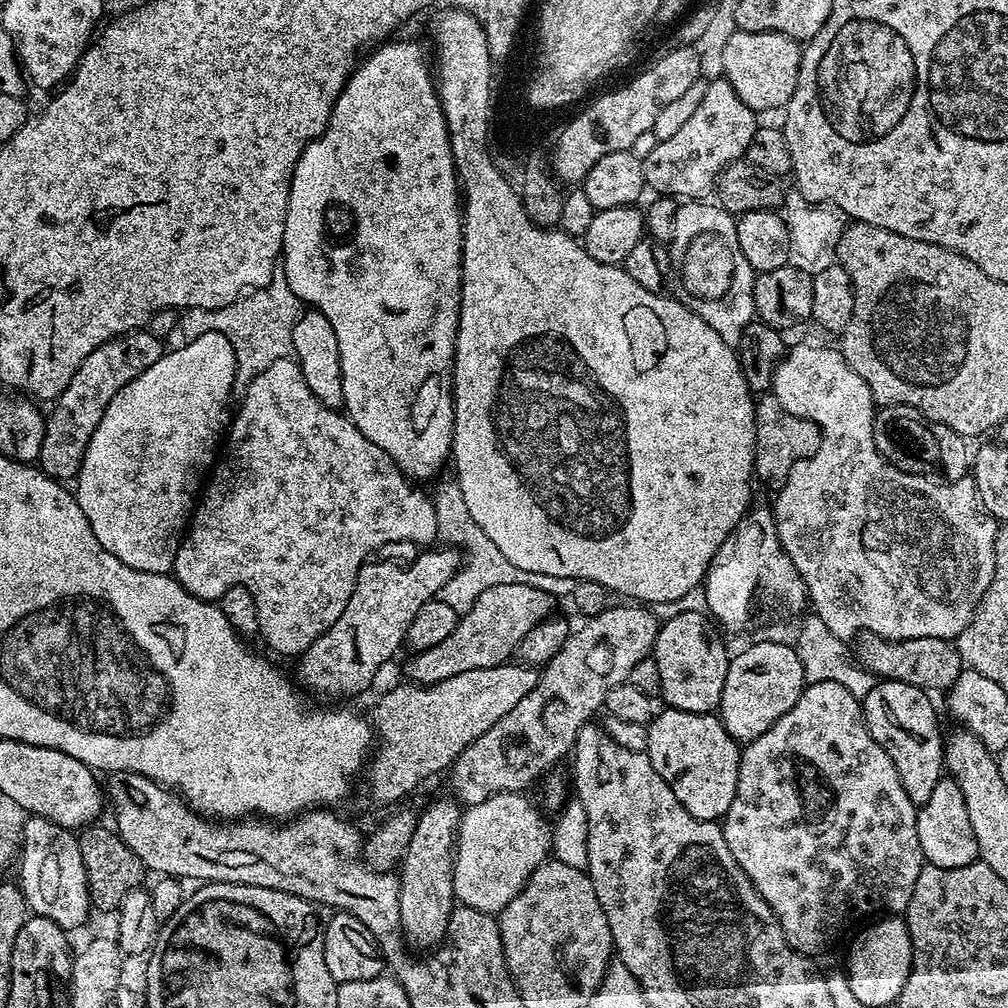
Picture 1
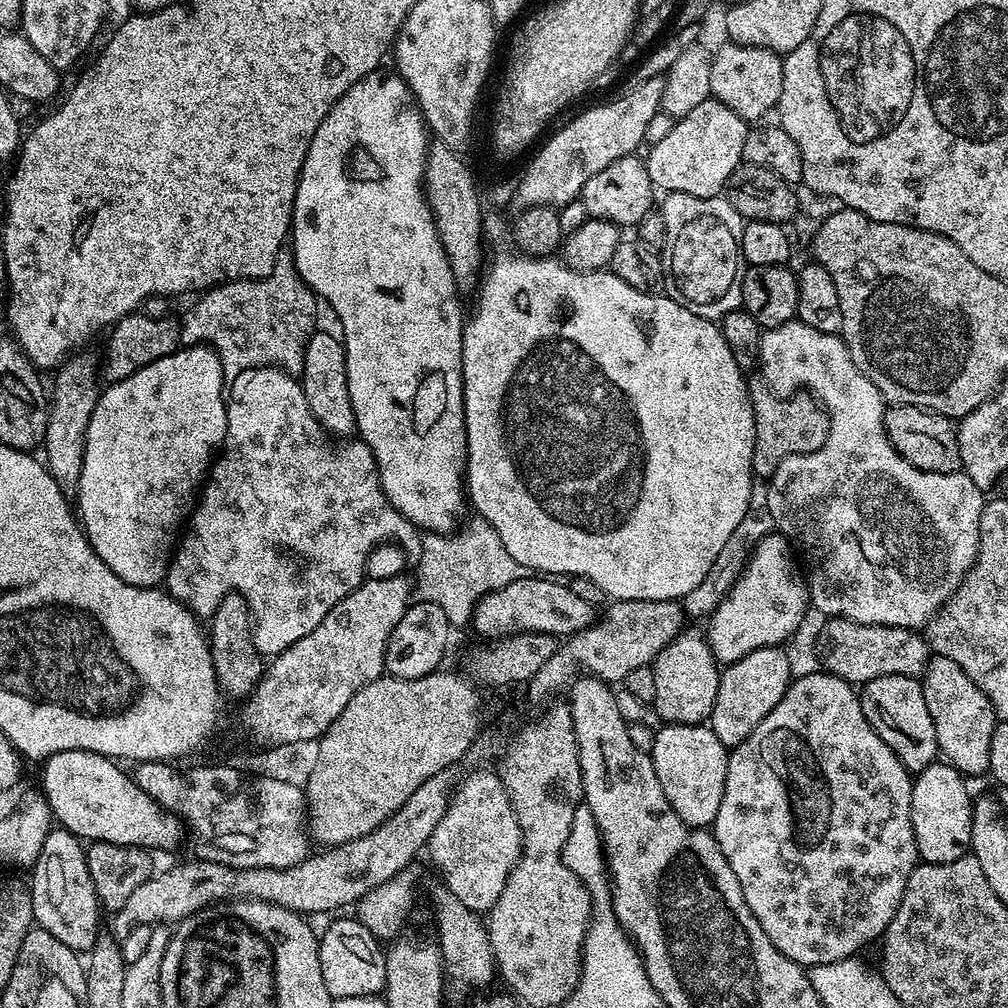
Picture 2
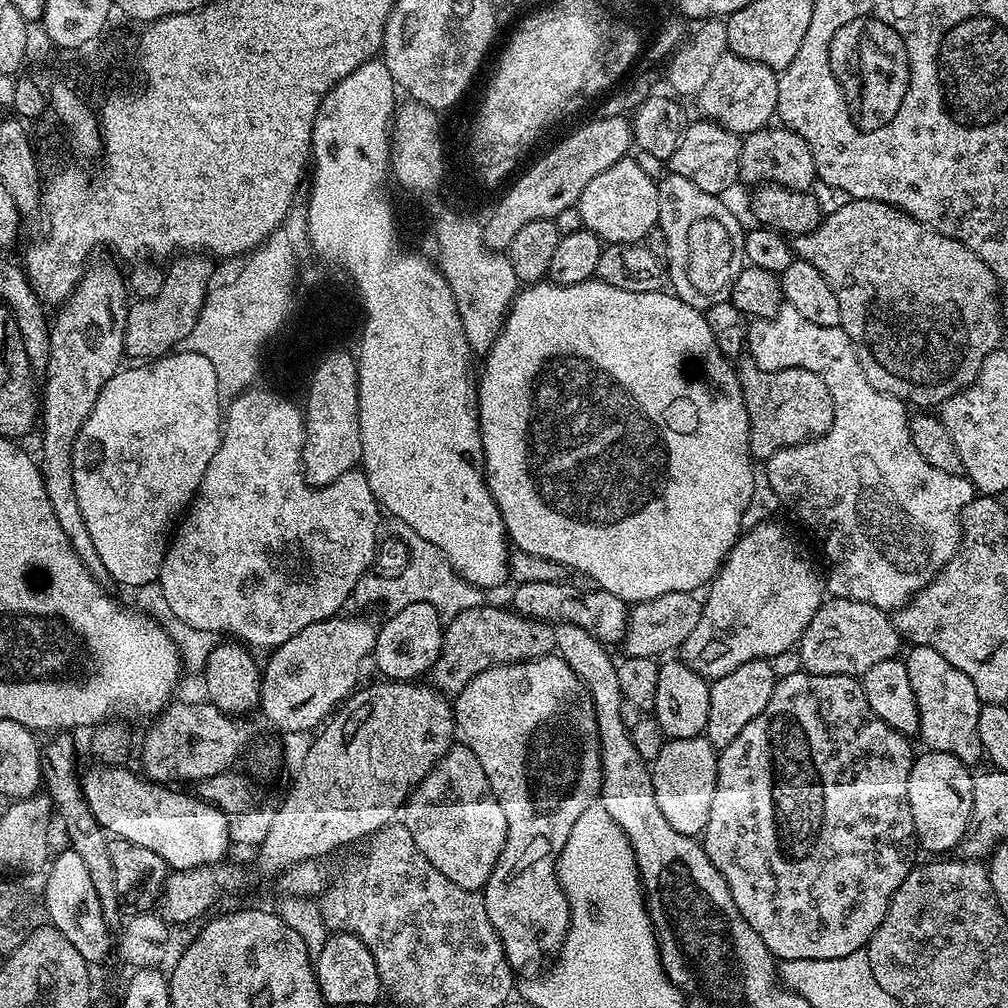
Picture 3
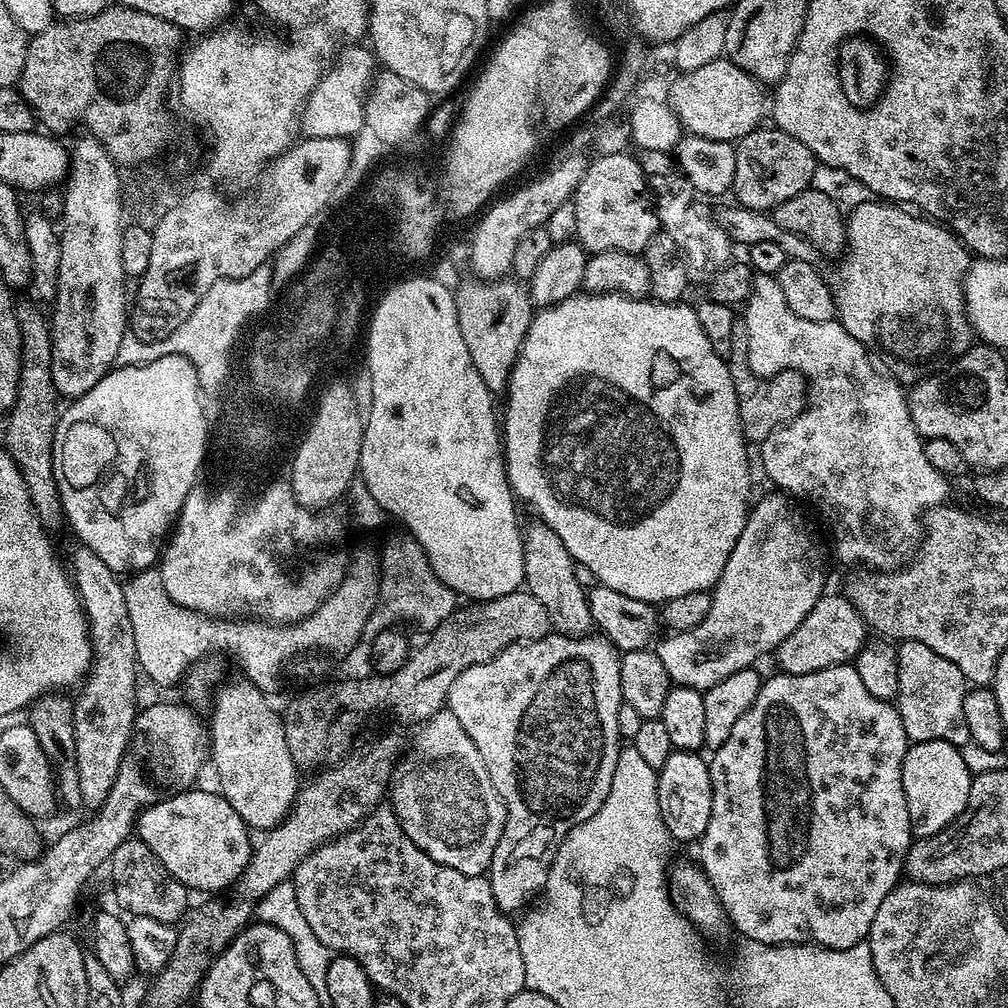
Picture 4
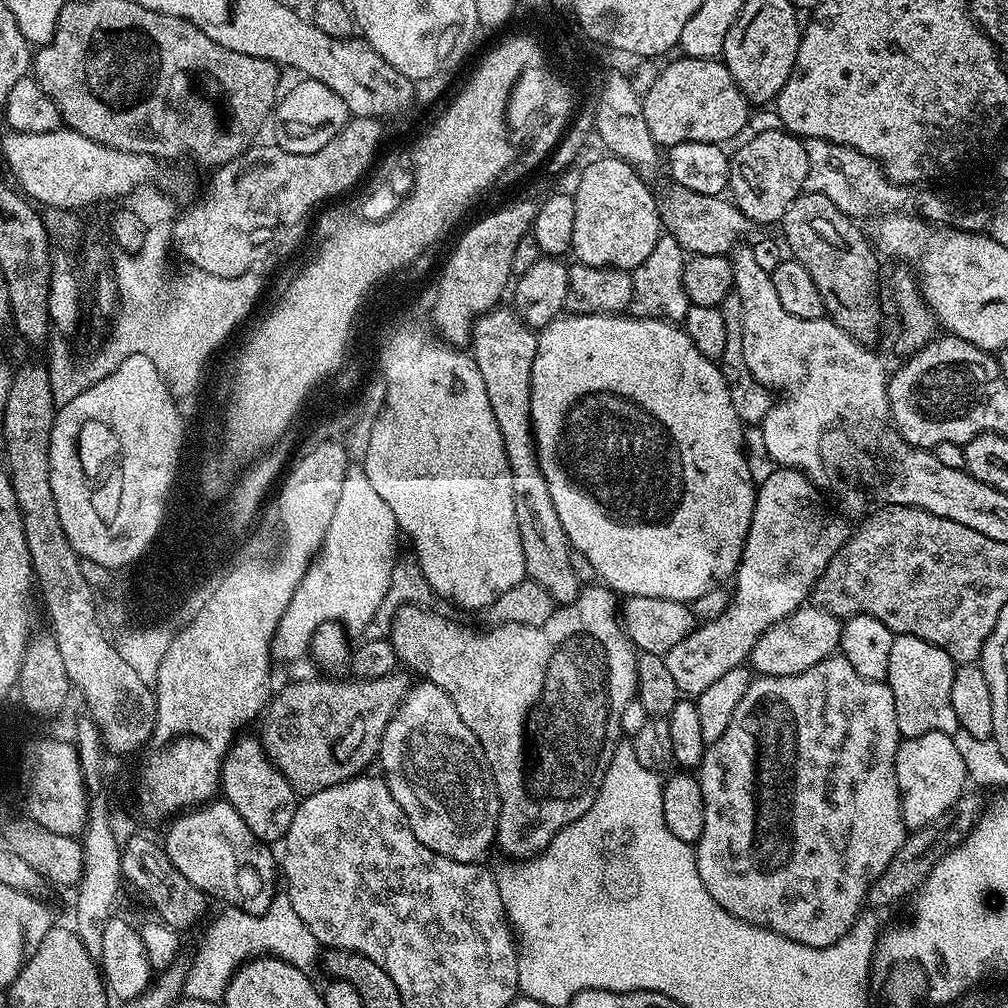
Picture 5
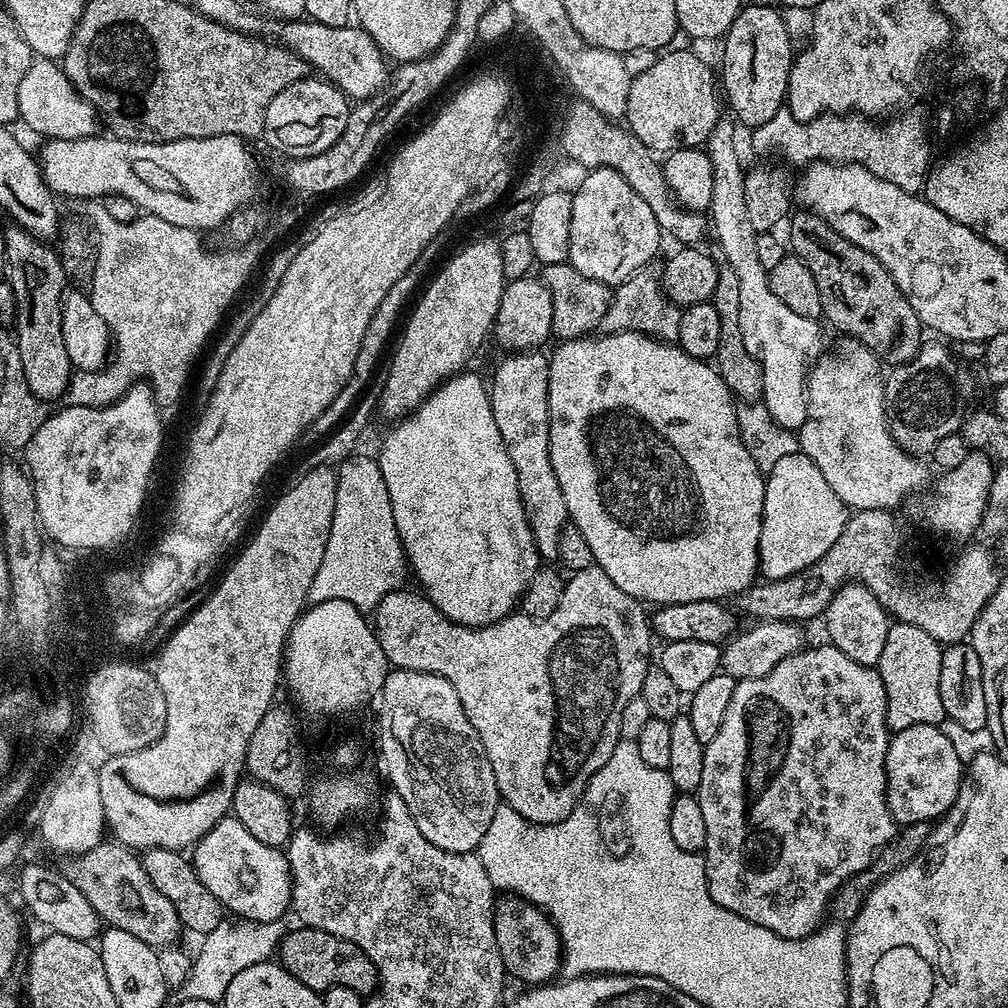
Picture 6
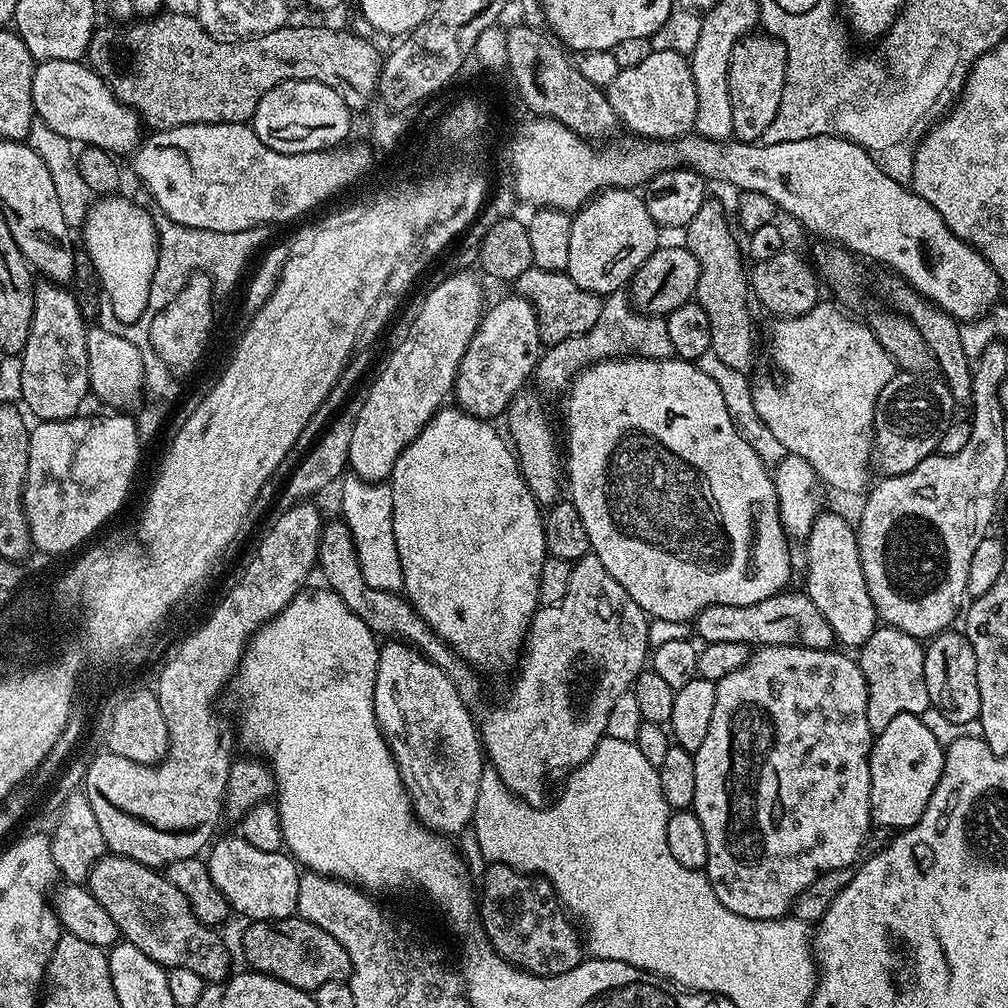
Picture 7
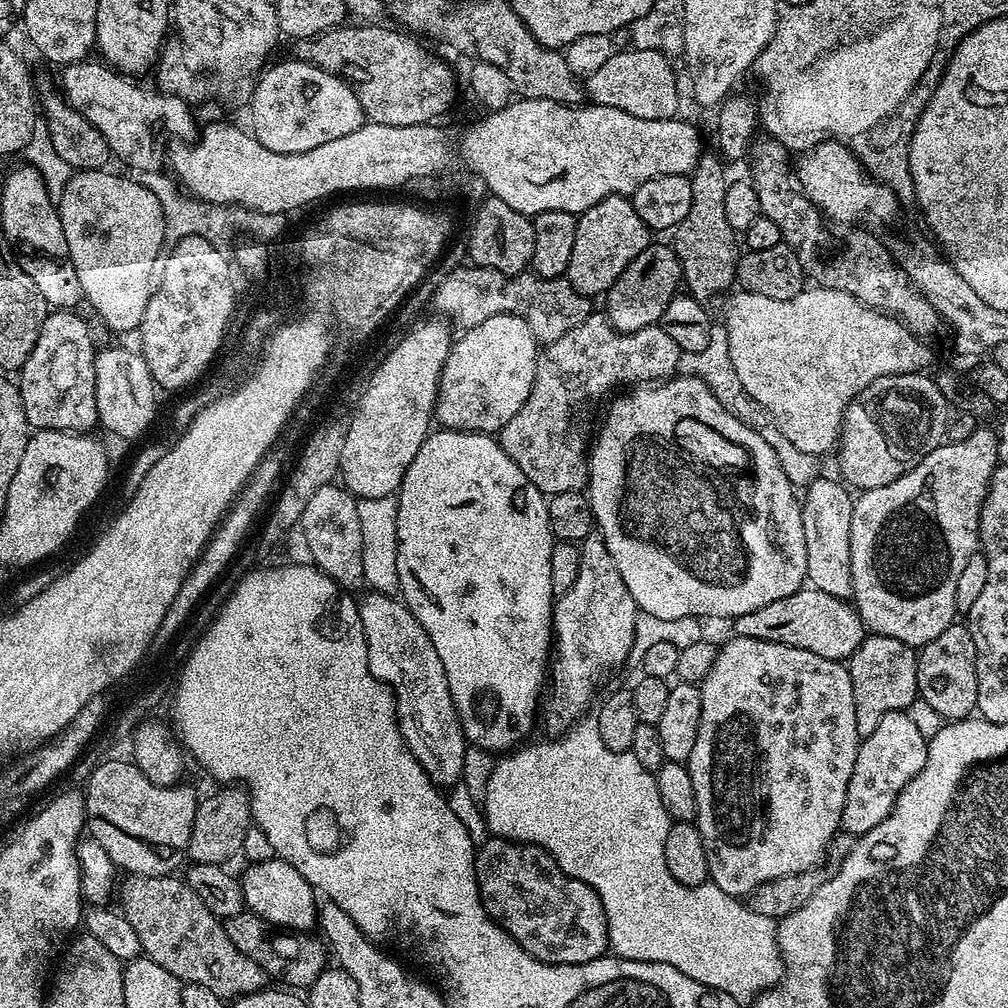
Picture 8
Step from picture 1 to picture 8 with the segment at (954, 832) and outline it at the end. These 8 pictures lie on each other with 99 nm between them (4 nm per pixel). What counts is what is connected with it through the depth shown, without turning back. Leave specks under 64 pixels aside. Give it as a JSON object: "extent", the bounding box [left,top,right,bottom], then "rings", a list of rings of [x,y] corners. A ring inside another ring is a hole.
{"extent":[840,711,928,838],"rings":[[[907,711],[886,714],[882,722],[874,726],[874,734],[863,737],[858,746],[858,754],[854,758],[854,774],[848,783],[840,828],[848,831],[852,838],[862,837],[870,830],[874,830],[878,822],[882,822],[892,813],[892,808],[896,805],[896,799],[900,796],[901,790],[920,773],[927,761],[928,740],[924,739],[921,731],[911,722]]]}

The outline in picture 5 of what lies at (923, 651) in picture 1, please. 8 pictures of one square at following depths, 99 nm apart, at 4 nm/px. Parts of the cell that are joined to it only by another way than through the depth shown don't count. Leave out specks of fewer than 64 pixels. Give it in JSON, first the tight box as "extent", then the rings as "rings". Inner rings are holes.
{"extent":[750,606,841,676],"rings":[[[801,606],[770,626],[770,630],[763,632],[758,642],[754,642],[750,657],[751,671],[760,676],[802,674],[802,670],[818,666],[818,662],[839,649],[841,627],[841,617],[815,606]]]}

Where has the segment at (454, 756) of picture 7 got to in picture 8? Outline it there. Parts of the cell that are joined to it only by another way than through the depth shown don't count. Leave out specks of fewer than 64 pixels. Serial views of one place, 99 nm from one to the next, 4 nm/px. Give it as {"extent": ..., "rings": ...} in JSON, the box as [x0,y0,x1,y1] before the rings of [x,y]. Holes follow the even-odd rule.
{"extent":[358,591,470,785],"rings":[[[373,591],[367,595],[359,597],[358,607],[370,674],[375,680],[387,684],[396,697],[396,720],[408,752],[414,754],[433,784],[455,785],[464,772],[464,755],[470,752],[470,745],[464,738],[460,719],[450,698],[442,658],[438,658],[434,642],[430,642],[426,630],[422,630],[418,618],[414,618],[403,599]]]}

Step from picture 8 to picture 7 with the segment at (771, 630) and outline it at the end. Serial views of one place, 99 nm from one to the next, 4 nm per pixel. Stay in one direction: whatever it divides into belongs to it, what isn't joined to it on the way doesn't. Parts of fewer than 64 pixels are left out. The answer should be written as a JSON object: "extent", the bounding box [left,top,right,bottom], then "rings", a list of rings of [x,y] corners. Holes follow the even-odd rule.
{"extent":[694,590,834,650],"rings":[[[785,590],[758,602],[754,606],[706,606],[694,618],[696,632],[704,644],[742,642],[749,646],[798,646],[822,650],[832,648],[834,637],[830,622],[822,618],[822,610],[803,591]]]}

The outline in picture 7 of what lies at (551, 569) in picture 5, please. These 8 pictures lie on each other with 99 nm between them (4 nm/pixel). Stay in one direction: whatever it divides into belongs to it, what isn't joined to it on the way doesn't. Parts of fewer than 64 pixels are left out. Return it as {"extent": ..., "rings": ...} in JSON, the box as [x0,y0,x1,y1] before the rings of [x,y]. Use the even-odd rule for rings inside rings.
{"extent":[506,390,562,506],"rings":[[[521,390],[510,402],[506,413],[506,421],[508,420],[506,436],[510,441],[512,451],[516,453],[516,461],[522,478],[526,486],[530,486],[530,494],[534,496],[537,504],[551,506],[561,499],[562,474],[561,471],[560,474],[558,472],[552,428],[548,424],[547,414],[544,413],[544,404],[535,391],[532,391],[533,393],[528,391]]]}

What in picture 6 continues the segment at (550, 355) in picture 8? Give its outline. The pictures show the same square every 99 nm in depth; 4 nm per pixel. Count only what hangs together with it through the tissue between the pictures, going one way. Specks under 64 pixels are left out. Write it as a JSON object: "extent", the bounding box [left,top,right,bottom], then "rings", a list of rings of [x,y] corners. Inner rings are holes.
{"extent":[599,262,682,342],"rings":[[[653,262],[642,266],[630,278],[615,285],[610,302],[610,310],[606,310],[606,318],[602,318],[599,326],[601,333],[637,332],[643,336],[652,336],[661,342],[675,342],[678,338],[678,322],[682,311],[679,304],[668,299],[662,283],[664,264]]]}

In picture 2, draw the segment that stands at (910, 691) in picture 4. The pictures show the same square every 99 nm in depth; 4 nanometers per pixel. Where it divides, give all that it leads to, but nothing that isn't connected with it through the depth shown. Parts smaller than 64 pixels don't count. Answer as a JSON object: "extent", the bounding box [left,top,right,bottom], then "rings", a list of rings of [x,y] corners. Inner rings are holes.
{"extent":[922,655,998,777],"rings":[[[933,655],[922,677],[926,707],[934,718],[934,734],[939,755],[954,765],[965,777],[985,775],[990,766],[990,738],[994,734],[998,717],[992,703],[970,682],[970,678],[950,658]]]}

